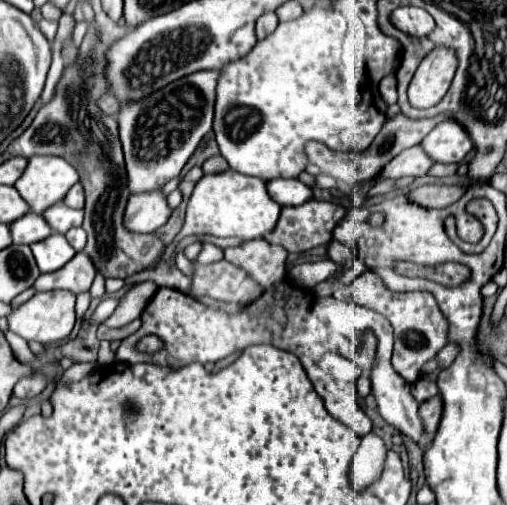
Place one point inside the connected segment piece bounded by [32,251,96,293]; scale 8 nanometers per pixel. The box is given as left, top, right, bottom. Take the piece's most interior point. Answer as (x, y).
(77, 276)

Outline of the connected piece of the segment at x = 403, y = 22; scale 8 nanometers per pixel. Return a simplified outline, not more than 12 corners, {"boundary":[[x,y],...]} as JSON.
{"boundary":[[398,7],[390,23],[410,37],[424,37],[434,19],[420,7]]}

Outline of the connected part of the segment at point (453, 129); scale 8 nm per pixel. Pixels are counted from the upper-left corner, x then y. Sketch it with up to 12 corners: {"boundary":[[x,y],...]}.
{"boundary":[[442,121],[420,143],[434,163],[458,163],[472,141]]}

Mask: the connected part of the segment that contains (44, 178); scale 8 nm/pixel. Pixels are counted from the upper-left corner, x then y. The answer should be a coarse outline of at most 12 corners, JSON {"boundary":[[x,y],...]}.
{"boundary":[[34,155],[14,187],[30,211],[62,201],[78,173],[54,155]]}

